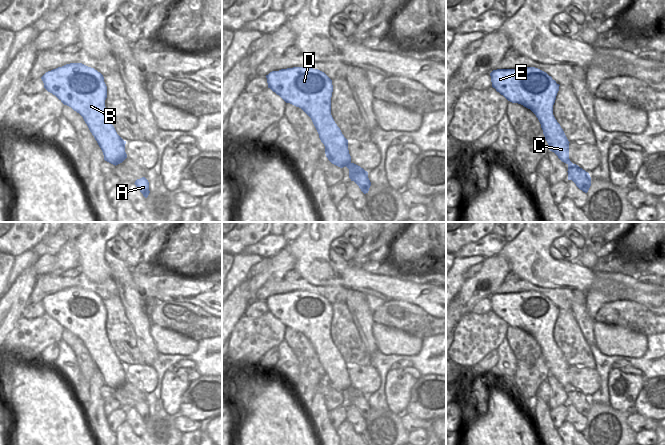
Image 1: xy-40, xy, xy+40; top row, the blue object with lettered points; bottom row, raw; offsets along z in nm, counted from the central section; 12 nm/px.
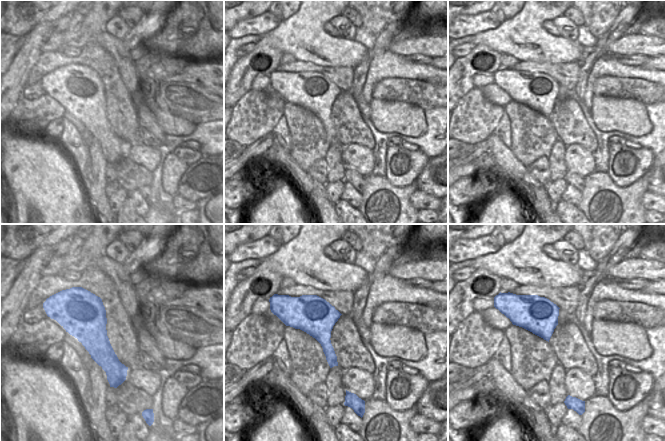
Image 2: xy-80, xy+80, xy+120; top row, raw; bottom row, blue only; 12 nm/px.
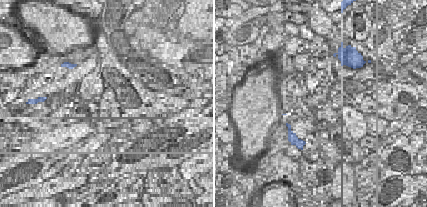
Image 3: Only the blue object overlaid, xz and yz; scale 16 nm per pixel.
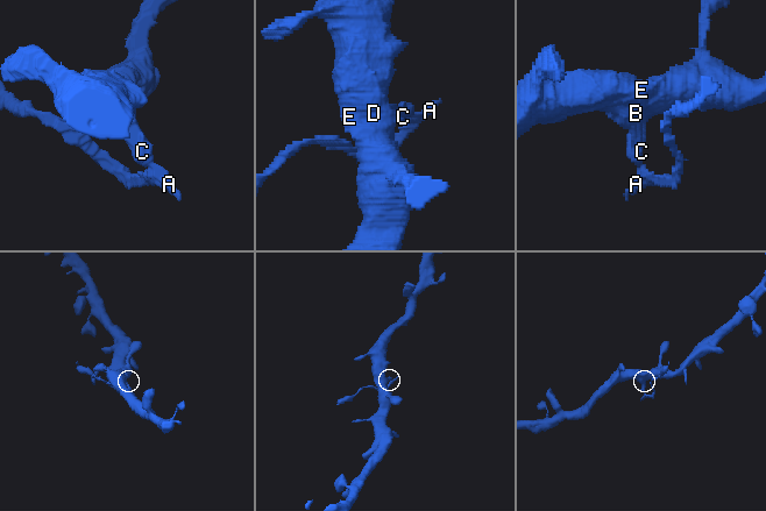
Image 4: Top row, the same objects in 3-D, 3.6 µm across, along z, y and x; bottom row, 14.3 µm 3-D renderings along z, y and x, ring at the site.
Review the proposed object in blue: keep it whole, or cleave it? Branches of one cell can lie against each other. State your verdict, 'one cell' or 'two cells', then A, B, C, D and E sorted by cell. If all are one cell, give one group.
two cells | A / B C D E

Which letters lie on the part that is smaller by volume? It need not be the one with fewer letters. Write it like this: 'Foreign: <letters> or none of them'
Foreign: A

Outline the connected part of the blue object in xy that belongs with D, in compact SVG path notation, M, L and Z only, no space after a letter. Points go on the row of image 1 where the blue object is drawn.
M293 67L272 71L266 75L268 88L279 95L286 103L301 108L312 120L321 142L325 146L328 160L343 168L351 162L348 140L342 134L331 115L332 80L322 71L308 67Z

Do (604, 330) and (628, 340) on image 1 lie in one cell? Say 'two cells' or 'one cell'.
one cell

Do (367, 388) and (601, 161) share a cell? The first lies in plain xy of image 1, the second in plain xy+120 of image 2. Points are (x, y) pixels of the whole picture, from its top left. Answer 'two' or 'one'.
two

